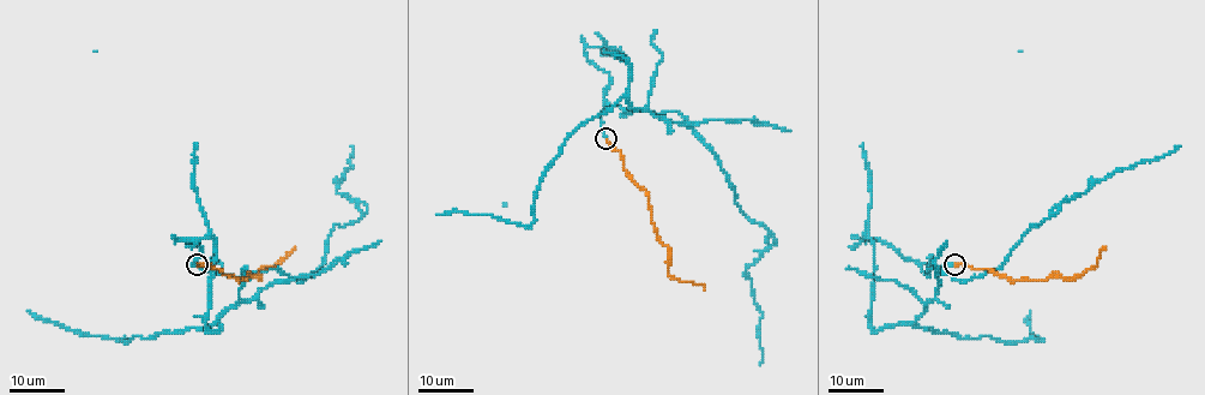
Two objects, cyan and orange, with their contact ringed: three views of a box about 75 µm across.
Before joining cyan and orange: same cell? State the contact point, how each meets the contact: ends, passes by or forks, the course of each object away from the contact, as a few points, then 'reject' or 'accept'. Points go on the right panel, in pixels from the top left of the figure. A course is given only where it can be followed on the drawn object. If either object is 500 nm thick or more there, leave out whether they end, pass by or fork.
at (955, 264); cyan ends there; orange ends there; cyan runs (955, 264), (905, 259), (887, 243), (862, 239), (874, 249), (872, 333), (907, 324), (1038, 342), (1031, 311); orange runs (955, 264), (990, 269), (1014, 281), (1055, 275), (1078, 277), (1096, 265), (1098, 251), (1106, 247); accept

